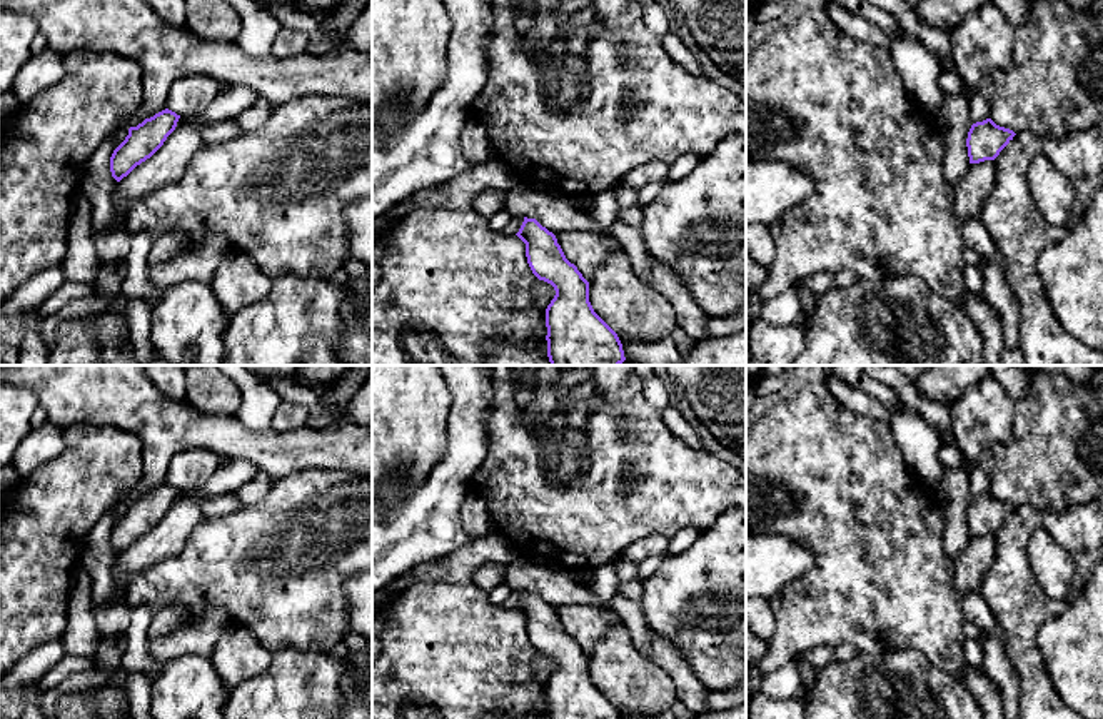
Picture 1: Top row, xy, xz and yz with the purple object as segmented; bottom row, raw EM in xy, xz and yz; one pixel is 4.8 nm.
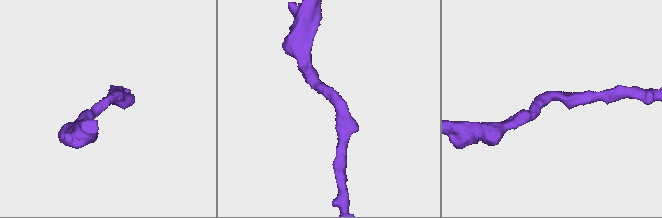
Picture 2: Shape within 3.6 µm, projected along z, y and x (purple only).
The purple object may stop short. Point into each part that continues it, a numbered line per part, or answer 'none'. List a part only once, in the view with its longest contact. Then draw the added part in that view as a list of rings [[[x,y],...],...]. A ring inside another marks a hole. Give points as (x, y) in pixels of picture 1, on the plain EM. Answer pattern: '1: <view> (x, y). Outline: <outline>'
none

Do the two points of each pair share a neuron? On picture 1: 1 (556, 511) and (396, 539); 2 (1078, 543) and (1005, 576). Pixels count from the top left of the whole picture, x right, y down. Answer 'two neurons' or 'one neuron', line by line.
1: two neurons
2: one neuron

